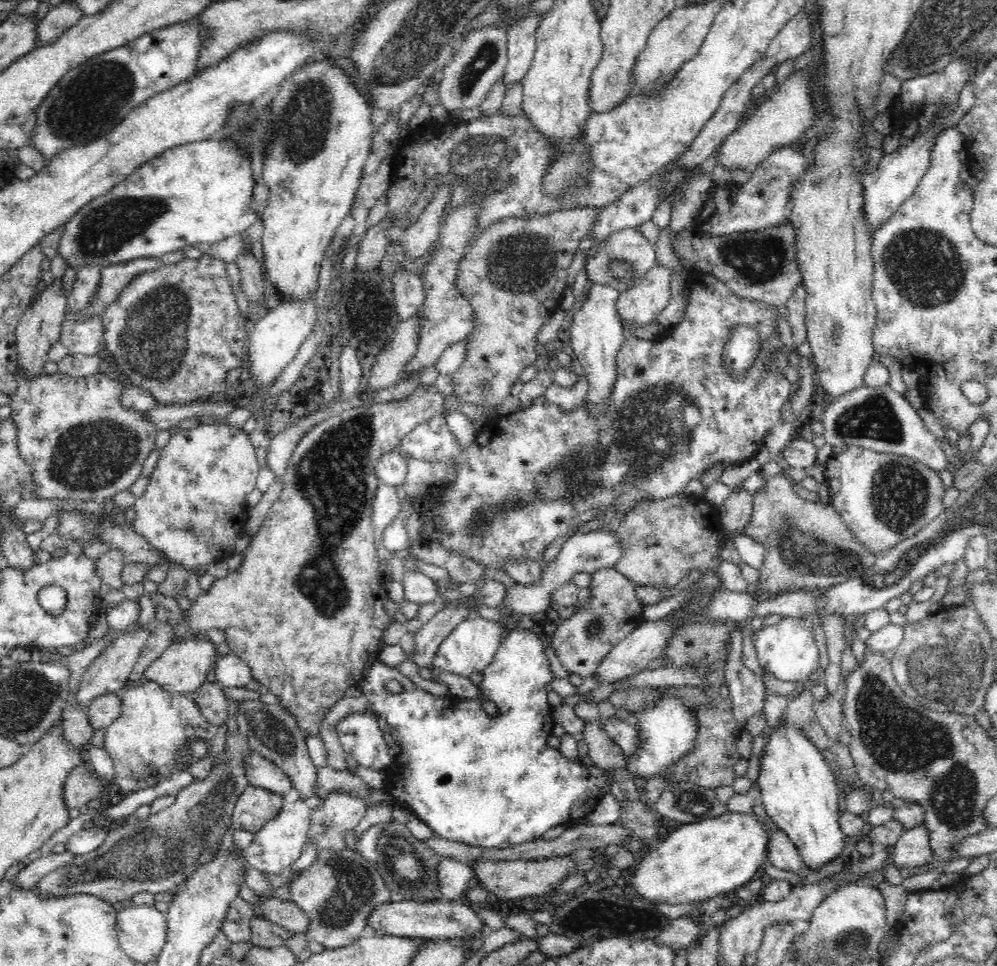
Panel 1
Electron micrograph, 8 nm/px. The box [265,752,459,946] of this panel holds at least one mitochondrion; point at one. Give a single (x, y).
(354, 886)

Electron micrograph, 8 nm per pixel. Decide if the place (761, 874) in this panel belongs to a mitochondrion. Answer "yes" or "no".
no

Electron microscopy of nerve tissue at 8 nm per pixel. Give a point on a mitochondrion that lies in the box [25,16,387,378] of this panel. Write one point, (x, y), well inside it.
(82, 106)

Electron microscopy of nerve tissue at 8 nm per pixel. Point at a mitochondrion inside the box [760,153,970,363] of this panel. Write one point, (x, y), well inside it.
(924, 266)

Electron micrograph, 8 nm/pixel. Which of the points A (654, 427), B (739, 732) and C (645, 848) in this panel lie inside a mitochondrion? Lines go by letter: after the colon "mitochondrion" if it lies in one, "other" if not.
A: mitochondrion
B: other
C: other

